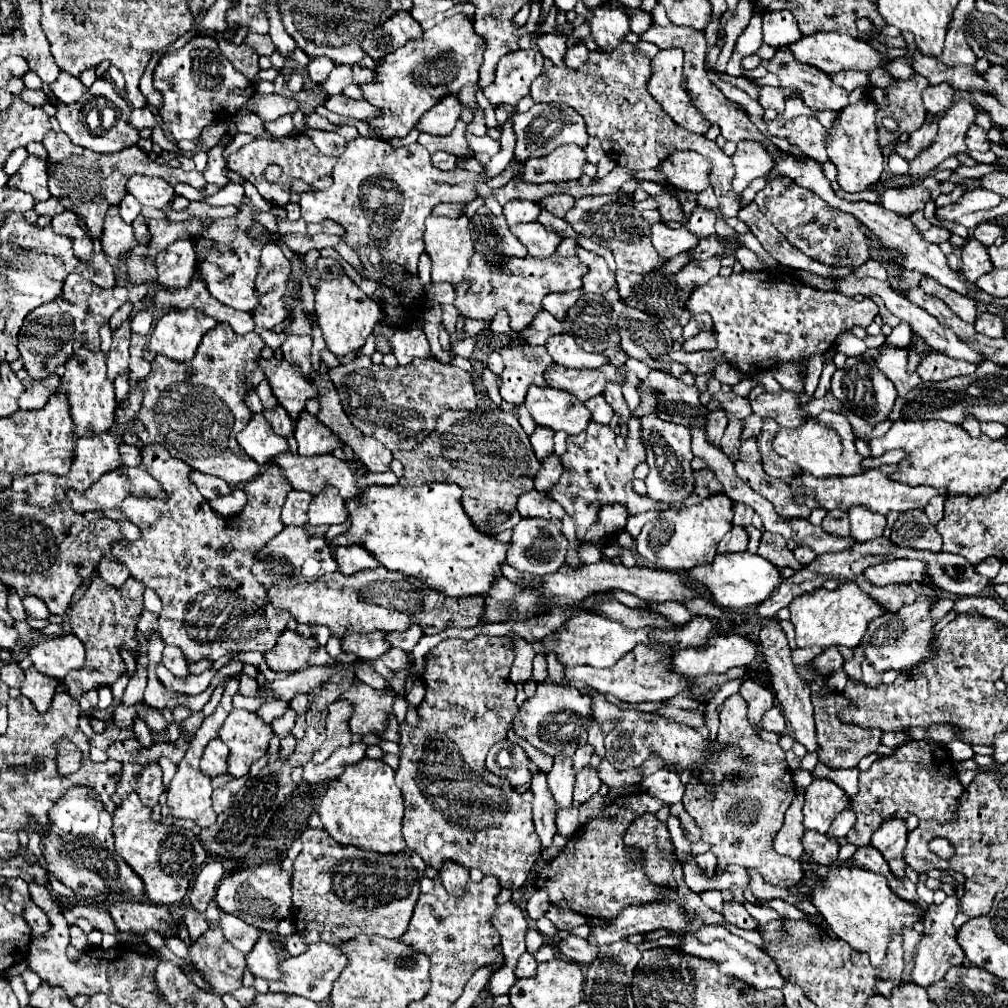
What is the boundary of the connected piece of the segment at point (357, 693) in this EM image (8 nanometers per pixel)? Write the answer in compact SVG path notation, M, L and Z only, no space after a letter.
M352 684L338 700L352 704L350 732L370 734L372 730L384 730L388 712L392 710L394 690L374 690L366 684Z

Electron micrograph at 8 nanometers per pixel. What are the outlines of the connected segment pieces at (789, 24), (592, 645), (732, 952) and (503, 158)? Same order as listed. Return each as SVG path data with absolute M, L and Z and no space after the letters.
M788 10L766 12L762 16L762 20L764 20L764 26L762 26L764 44L768 44L772 48L780 48L780 46L786 46L786 44L802 38L802 34L796 26L796 18Z
M576 614L564 622L562 628L558 628L558 660L566 668L574 666L592 666L592 668L610 668L616 664L624 654L628 654L636 644L648 642L650 628L638 628L628 630L620 622L612 622L608 618L602 618L598 614Z
M710 924L710 926L702 926L696 934L684 934L682 938L682 952L690 954L690 956L698 956L698 958L706 958L706 960L714 960L714 962L730 962L730 972L734 978L744 980L748 986L754 986L758 990L766 990L766 988L784 988L786 980L780 976L776 962L758 946L734 936L732 932L728 932L726 928L718 926L718 924Z
M506 122L506 124L504 124L504 130L502 130L502 140L500 140L502 150L500 150L496 156L492 156L490 162L488 162L486 168L484 168L484 174L486 174L488 178L498 176L498 174L506 168L506 164L512 160L512 156L514 156L514 142L516 142L516 140L514 140L512 126L510 126L510 122Z

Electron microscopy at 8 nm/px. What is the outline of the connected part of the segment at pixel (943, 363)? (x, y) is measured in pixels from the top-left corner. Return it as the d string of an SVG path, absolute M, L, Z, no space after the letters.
M928 354L922 364L918 366L918 374L924 382L942 382L946 378L954 378L954 376L966 376L972 374L976 370L974 364L970 362L962 362L962 360L954 360L946 354Z

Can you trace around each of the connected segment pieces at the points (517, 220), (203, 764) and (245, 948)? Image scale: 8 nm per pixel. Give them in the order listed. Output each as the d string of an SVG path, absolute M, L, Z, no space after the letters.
M510 200L504 206L504 216L508 226L522 224L522 222L534 222L540 214L540 206L530 200Z
M214 738L204 748L204 754L200 760L200 770L210 778L216 778L218 774L226 774L226 758L228 758L228 750L226 750L224 742Z
M222 914L218 926L220 926L224 938L230 940L232 946L244 954L248 954L252 950L252 946L258 940L258 934L260 934L260 930L256 930L254 926L246 926L246 922L242 922L240 918L234 918L230 914Z

